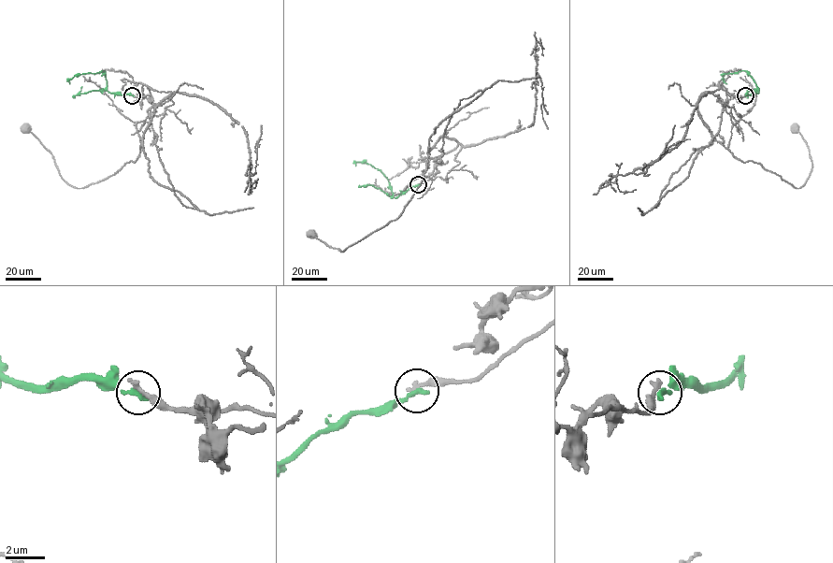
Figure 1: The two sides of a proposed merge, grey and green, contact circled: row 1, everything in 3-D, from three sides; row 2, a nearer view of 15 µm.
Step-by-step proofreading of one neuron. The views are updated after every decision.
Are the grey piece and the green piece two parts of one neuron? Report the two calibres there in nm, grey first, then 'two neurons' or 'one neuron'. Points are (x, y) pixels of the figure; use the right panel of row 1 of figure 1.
calibres 280 and 300 nm; two neurons

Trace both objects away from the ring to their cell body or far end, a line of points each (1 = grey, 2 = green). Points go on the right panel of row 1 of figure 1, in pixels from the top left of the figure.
1: (745, 95), (704, 92), (697, 112), (734, 157), (759, 163), (797, 188), (811, 164), (795, 128)
2: (745, 95), (758, 93), (754, 79), (746, 71), (724, 75), (726, 83)

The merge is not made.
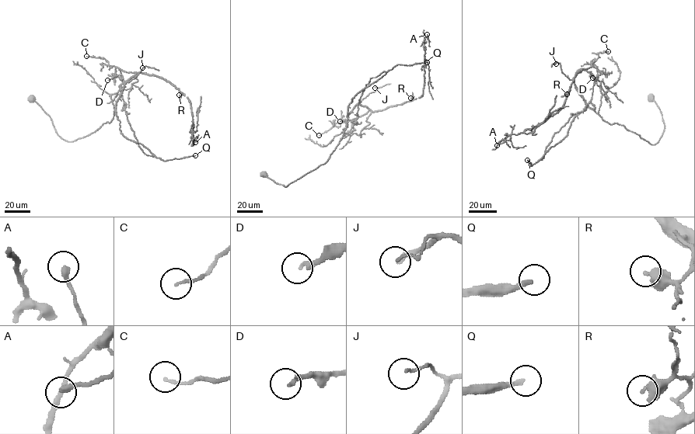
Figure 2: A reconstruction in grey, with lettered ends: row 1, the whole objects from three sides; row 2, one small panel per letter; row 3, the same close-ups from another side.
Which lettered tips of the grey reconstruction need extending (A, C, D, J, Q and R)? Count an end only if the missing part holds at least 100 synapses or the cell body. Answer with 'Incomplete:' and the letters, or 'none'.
Incomplete: Q

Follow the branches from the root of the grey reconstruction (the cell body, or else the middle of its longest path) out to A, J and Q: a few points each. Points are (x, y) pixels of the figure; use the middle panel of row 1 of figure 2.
A: (263, 174), (286, 186), (325, 163), (356, 105), (378, 111), (418, 98), (424, 82), (427, 34)
J: (263, 174), (286, 186), (325, 163), (342, 137), (347, 116), (360, 100), (376, 90), (375, 88)
Q: (263, 174), (286, 186), (325, 163), (342, 137), (346, 128), (347, 107), (357, 93), (398, 64), (427, 62)

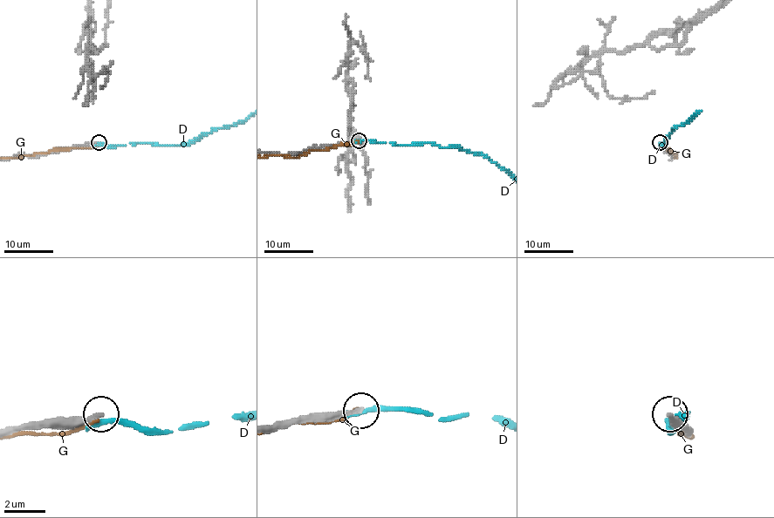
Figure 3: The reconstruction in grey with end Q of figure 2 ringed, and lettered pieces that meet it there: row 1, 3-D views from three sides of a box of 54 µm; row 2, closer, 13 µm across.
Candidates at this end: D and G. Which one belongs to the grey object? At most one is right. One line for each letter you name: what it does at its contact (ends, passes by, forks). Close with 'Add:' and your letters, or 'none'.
Add: none

